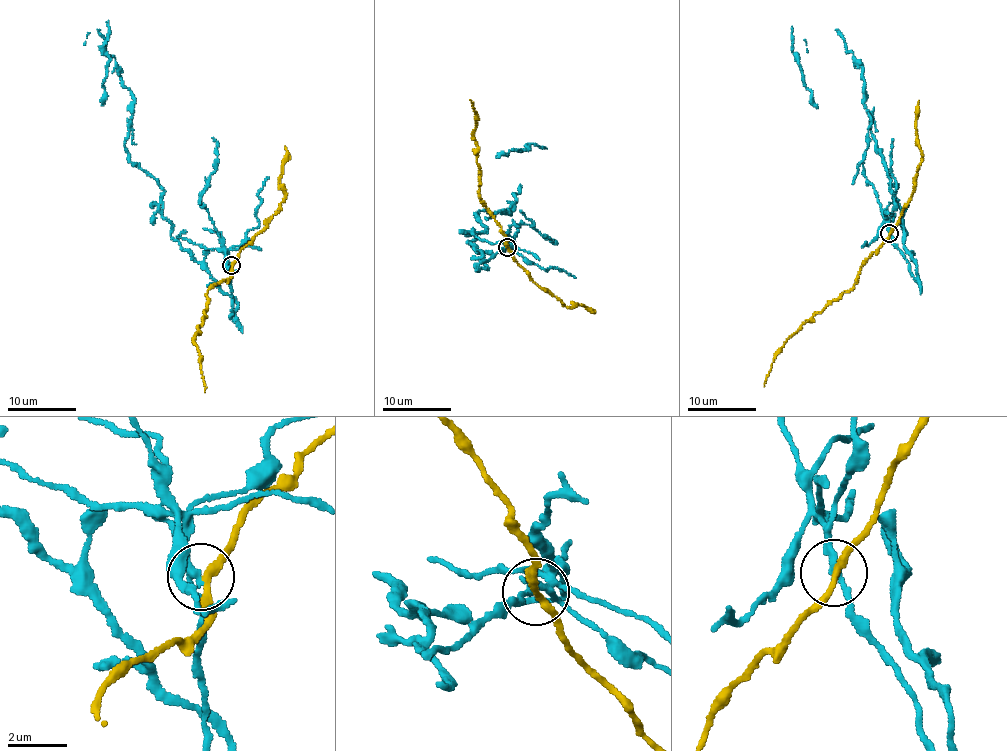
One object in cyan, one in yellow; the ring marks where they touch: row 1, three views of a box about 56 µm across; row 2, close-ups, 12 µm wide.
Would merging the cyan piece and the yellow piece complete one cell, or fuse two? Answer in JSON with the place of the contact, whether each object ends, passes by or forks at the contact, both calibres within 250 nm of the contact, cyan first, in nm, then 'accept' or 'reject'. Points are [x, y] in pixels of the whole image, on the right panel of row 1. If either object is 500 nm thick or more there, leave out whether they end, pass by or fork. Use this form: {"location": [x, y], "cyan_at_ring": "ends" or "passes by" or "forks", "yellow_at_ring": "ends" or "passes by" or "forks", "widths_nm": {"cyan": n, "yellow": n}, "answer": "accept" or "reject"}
{"location": [889, 233], "cyan_at_ring": "passes by", "yellow_at_ring": "passes by", "widths_nm": {"cyan": 200, "yellow": 220}, "answer": "reject"}

